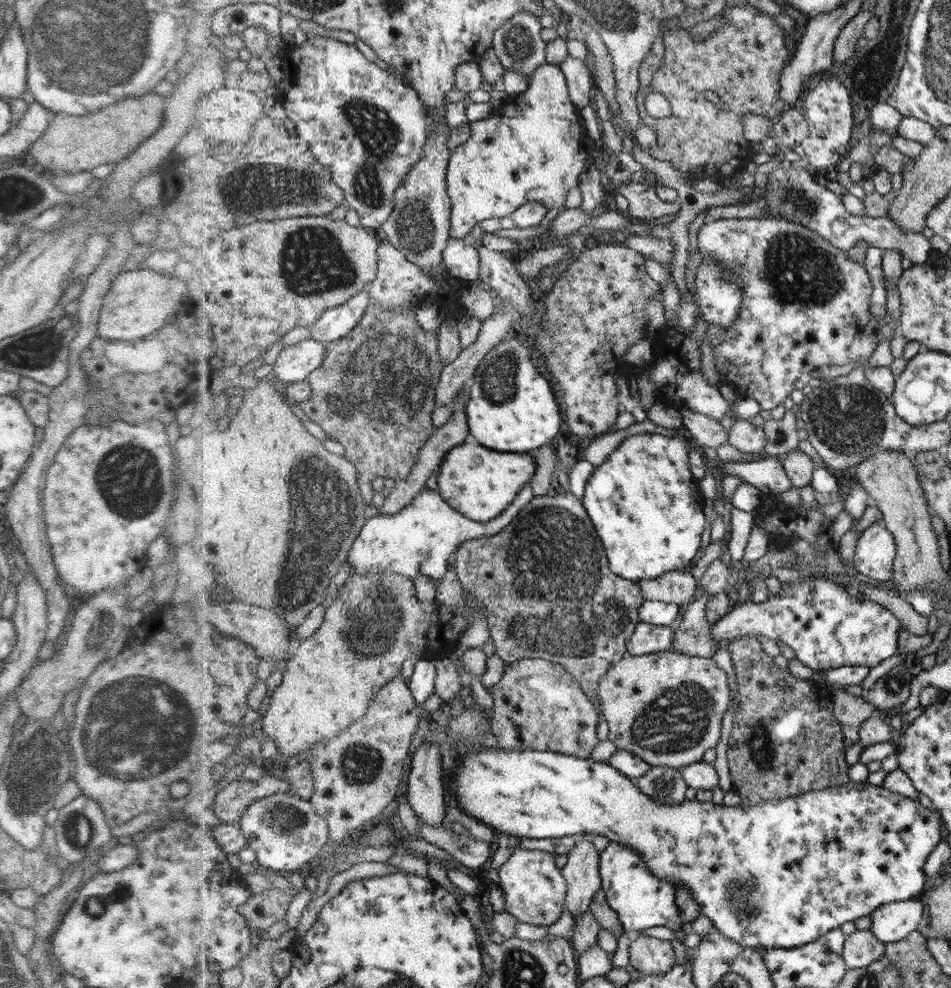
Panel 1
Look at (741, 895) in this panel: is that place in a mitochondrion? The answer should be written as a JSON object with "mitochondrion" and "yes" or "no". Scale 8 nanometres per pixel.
{"mitochondrion":"yes"}

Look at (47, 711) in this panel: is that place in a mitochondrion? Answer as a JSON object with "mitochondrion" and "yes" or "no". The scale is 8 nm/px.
{"mitochondrion":"yes"}

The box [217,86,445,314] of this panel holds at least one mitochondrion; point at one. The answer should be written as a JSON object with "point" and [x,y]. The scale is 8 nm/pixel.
{"point":[313,264]}

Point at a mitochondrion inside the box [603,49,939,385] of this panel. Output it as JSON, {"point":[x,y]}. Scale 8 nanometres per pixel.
{"point":[800,274]}

